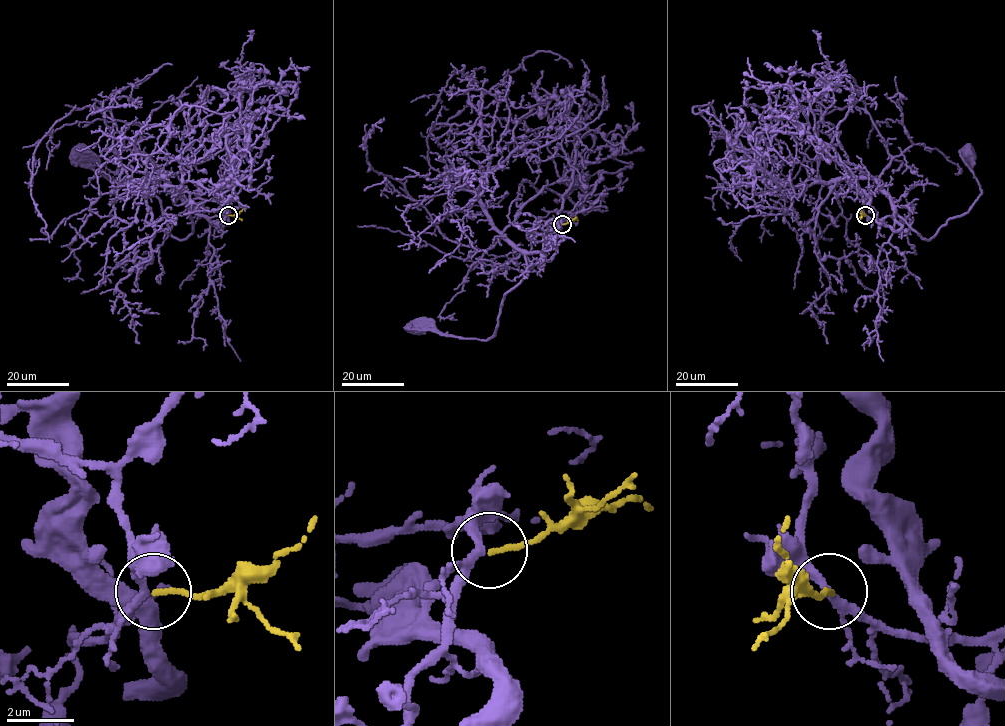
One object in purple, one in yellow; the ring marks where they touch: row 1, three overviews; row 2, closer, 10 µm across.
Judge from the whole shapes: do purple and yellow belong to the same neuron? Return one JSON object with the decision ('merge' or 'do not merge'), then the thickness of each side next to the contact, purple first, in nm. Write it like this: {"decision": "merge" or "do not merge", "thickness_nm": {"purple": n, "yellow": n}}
{"decision": "merge", "thickness_nm": {"purple": 240, "yellow": 160}}

